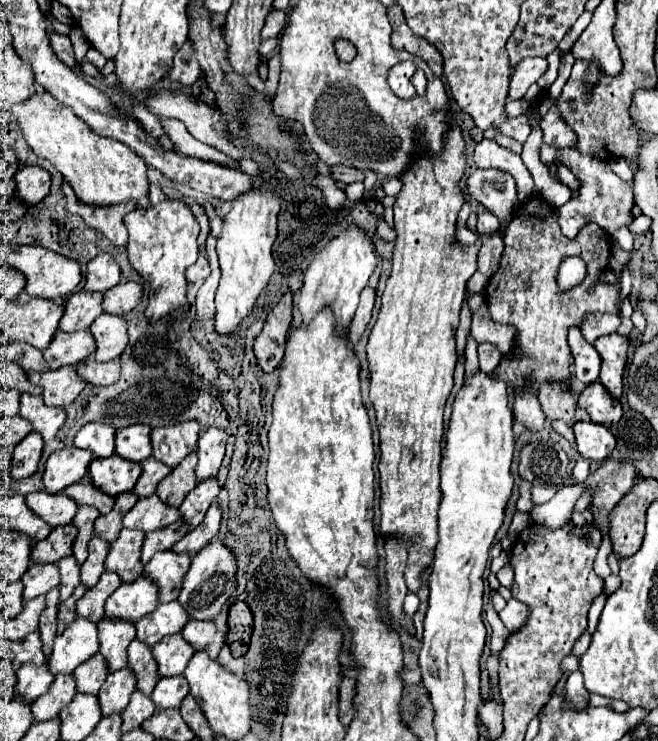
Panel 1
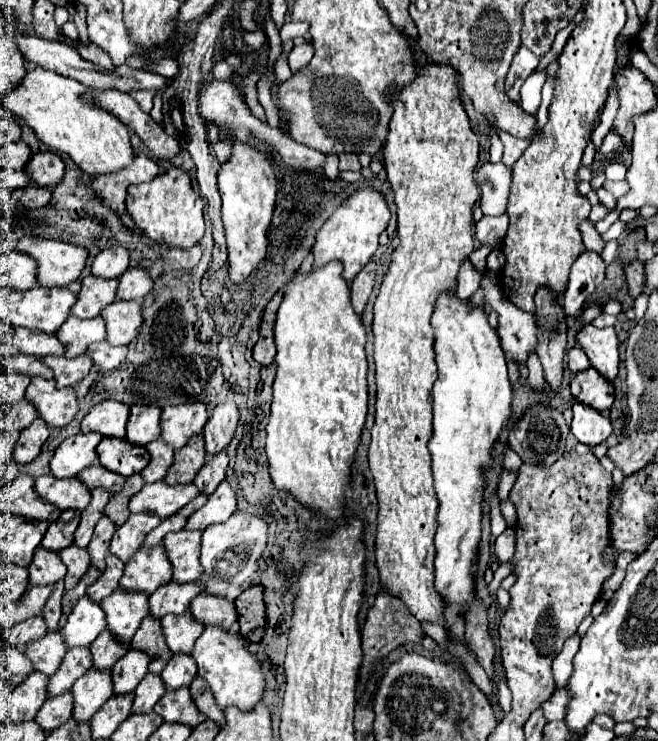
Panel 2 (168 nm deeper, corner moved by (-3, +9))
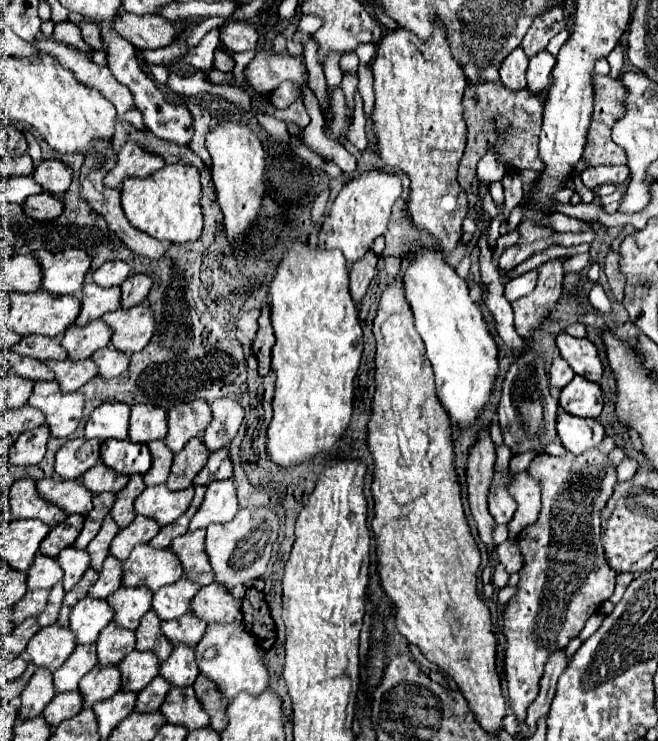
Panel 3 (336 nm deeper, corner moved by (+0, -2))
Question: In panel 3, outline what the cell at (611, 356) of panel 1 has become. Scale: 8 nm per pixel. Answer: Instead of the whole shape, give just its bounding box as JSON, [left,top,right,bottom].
[556,334,604,382]

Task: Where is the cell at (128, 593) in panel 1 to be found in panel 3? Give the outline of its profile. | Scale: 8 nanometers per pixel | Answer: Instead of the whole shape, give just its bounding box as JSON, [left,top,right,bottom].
[122,544,182,592]

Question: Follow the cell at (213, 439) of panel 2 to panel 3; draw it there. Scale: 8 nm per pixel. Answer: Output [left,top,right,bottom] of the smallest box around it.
[204,398,244,452]

